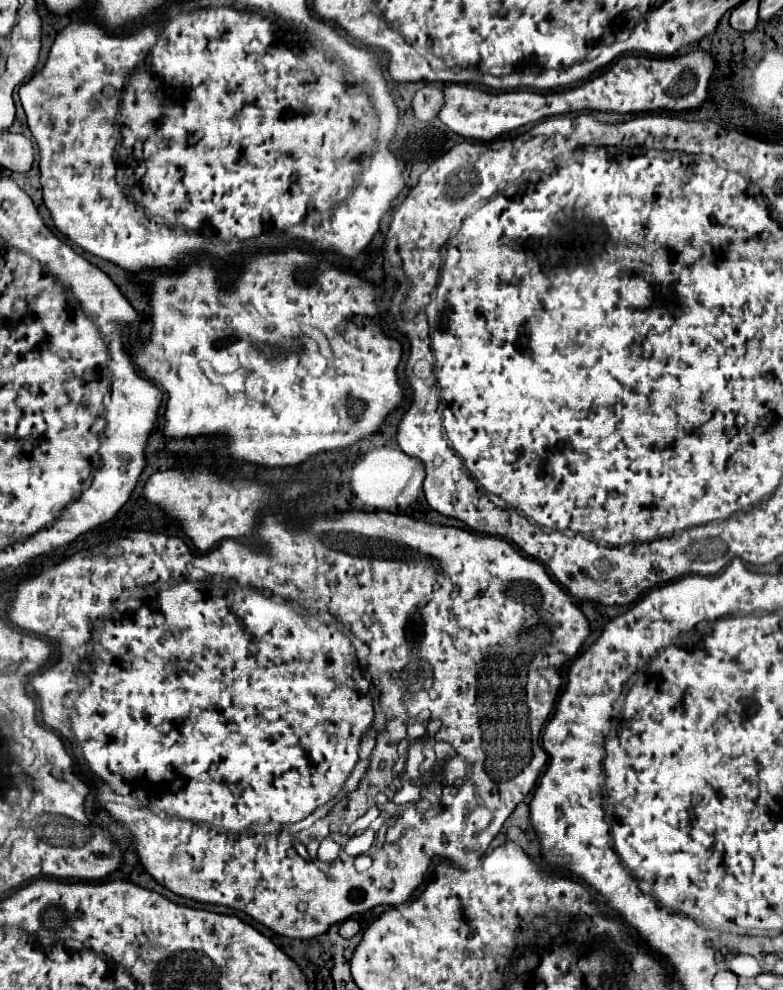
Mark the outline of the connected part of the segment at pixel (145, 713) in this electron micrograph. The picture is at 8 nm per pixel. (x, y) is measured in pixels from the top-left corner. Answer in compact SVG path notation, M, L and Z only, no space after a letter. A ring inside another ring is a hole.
M348 510L348 512L334 512L334 514L328 514L328 516L314 516L314 518L312 518L312 520L310 520L310 522L308 522L308 524L304 524L304 526L302 526L302 528L294 528L294 526L290 526L290 524L288 524L288 520L290 520L290 518L292 518L292 516L290 516L290 514L289 514L289 513L287 513L287 514L280 514L280 513L278 513L278 514L274 514L274 513L270 513L270 514L266 514L266 515L263 515L263 516L262 516L262 518L261 518L261 521L260 521L260 523L259 523L259 527L258 527L258 544L256 544L256 546L254 546L254 545L252 545L252 543L251 543L251 542L249 542L249 544L248 544L248 543L244 543L244 542L239 542L239 541L237 541L237 540L233 540L233 539L224 539L224 542L220 542L220 543L219 543L219 544L218 544L218 546L217 546L217 548L214 548L214 550L210 550L210 552L192 552L192 550L190 550L190 548L188 548L188 544L186 544L186 542L184 542L184 540L182 540L182 538L178 538L178 536L164 536L164 534L156 534L156 532L132 532L132 534L130 534L130 536L124 536L124 538L116 538L116 540L108 540L108 542L104 542L104 544L98 544L98 546L92 546L92 548L88 548L88 550L78 550L78 552L74 552L74 554L72 554L72 556L68 556L68 558L64 558L64 560L62 560L62 562L58 562L58 564L54 564L54 566L48 566L48 568L44 568L44 570L42 570L42 572L40 572L40 574L36 574L36 576L30 576L30 578L28 578L28 580L22 580L22 582L20 582L20 584L18 584L18 588L16 588L16 594L14 594L14 598L12 598L12 600L10 600L10 610L8 610L8 618L10 618L10 622L12 622L12 624L14 624L14 626L18 626L18 628L20 628L20 630L26 630L26 632L30 632L30 634L38 634L38 636L42 636L42 638L48 638L48 640L52 640L52 642L56 642L56 644L58 644L58 660L56 660L56 664L54 664L54 666L52 666L52 668L44 668L44 670L42 670L42 672L38 672L38 674L32 674L32 676L30 676L30 678L28 678L28 682L30 682L30 686L32 686L32 688L34 688L34 692L36 692L36 696L38 696L38 700L40 700L40 704L42 704L42 706L40 706L40 710L42 710L42 720L44 720L44 724L46 724L46 726L50 726L50 728L52 728L52 730L55 730L55 731L56 731L56 732L58 732L58 734L60 734L60 735L61 735L61 736L63 736L63 737L64 737L64 738L65 738L65 739L66 739L66 740L68 740L68 741L69 741L69 742L70 742L70 743L72 743L72 745L73 745L73 746L74 746L74 748L78 748L78 751L72 751L72 753L73 753L73 756L81 756L81 759L82 759L82 760L83 760L83 761L84 761L84 762L88 762L88 768L89 768L89 769L90 769L90 772L91 772L91 773L92 773L92 774L93 774L93 775L94 775L94 776L95 776L95 777L96 777L96 779L98 779L98 778L99 778L99 780L101 780L101 781L104 781L104 784L105 784L105 783L106 783L106 784L108 784L108 786L110 786L110 788L111 788L111 791L109 791L109 792L107 792L107 794L106 794L106 793L105 793L105 792L104 792L104 791L103 791L103 789L104 789L104 788L103 788L103 787L99 787L99 791L97 791L97 798L98 798L98 800L99 800L99 801L100 801L100 802L103 802L103 803L107 803L107 802L108 802L108 801L109 801L109 800L110 800L110 799L109 799L109 796L108 796L108 795L109 795L109 794L112 794L112 800L113 800L113 790L114 790L114 792L116 792L116 794L120 794L120 796L130 796L130 798L134 798L134 800L136 800L136 802L138 802L138 804L136 804L136 808L130 808L130 806L124 806L124 804L106 804L106 806L102 806L102 808L104 808L104 810L106 810L106 812L108 812L108 814L110 814L110 816L112 816L112 818L114 818L114 820L116 820L116 822L118 822L118 824L120 824L120 826L124 826L124 828L126 828L126 830L128 830L128 832L130 832L130 836L132 836L132 844L134 844L134 850L136 850L136 854L138 854L138 858L140 858L140 864L142 864L142 866L144 866L144 868L146 868L146 872L148 872L148 874L150 874L150 876L152 876L152 878L154 878L154 880L156 880L156 882L158 882L158 884L162 884L162 886L166 886L166 888L168 888L168 890L172 890L172 892L174 892L174 894L178 894L178 896L184 896L184 898L190 898L190 900L196 900L196 902L210 902L210 904L222 904L222 906L228 906L228 908L234 908L234 910L242 910L242 912L246 912L246 914L248 914L248 916L252 916L252 918L254 918L254 920L258 920L258 922L262 922L262 924L264 924L264 926L268 926L268 928L270 928L270 930L274 930L274 932L276 932L276 934L280 934L280 936L286 936L286 938L300 938L300 940L308 940L308 938L314 938L314 936L320 936L320 934L324 934L324 932L326 932L326 930L328 930L328 928L330 928L330 926L332 926L332 924L336 924L336 922L342 922L342 920L346 920L346 918L350 918L350 916L352 916L352 914L360 914L360 912L366 912L366 910L370 910L370 908L374 908L374 906L398 906L398 904L402 904L402 902L406 902L406 900L410 900L410 896L412 896L412 894L414 894L414 890L416 890L416 888L418 888L418 886L420 886L420 884L422 884L422 880L424 880L424 876L426 876L426 874L427 874L427 870L428 870L428 866L430 866L430 864L432 864L432 860L434 860L434 858L444 858L444 860L452 860L452 864L454 864L454 866L456 866L456 868L462 868L462 870L468 870L468 868L476 868L476 864L478 864L478 860L480 860L480 858L482 858L482 854L484 854L484 852L486 852L486 850L488 850L488 846L490 846L490 842L492 842L492 840L494 840L494 836L496 836L496 834L498 834L498 832L500 832L500 828L502 828L502 824L504 824L504 822L506 822L506 820L508 820L508 816L510 816L510 814L512 814L512 812L514 812L514 808L516 808L516 804L518 804L518 802L522 802L522 798L524 798L524 796L526 796L526 794L528 794L528 792L530 792L530 790L532 790L532 788L534 788L534 784L536 784L536 778L538 778L538 776L540 776L540 772L542 772L542 768L544 768L544 764L546 764L546 752L544 752L544 748L542 748L542 746L540 746L540 732L542 732L542 724L544 724L544 722L546 722L546 718L548 718L548 714L550 714L550 710L552 710L552 706L554 706L554 700L556 700L556 696L558 696L558 690L560 690L560 684L562 684L562 676L560 676L560 674L562 674L562 666L566 666L566 664L568 664L568 662L570 662L570 660L572 660L572 658L576 658L576 654L578 654L578 650L580 650L580 648L582 648L582 644L584 644L584 640L586 640L586 636L588 636L588 634L590 634L590 626L588 626L588 620L586 620L586 618L584 618L584 614L582 614L582 612L580 612L580 610L578 610L578 608L576 608L576 606L574 606L574 604L572 604L572 600L570 600L570 596L568 596L568 594L566 594L566 592L564 592L564 590L562 590L562 588L560 588L560 586L558 586L558 584L556 584L556 582L554 582L554 580L552 580L552 578L550 578L550 576L548 576L548 572L546 572L546 568L544 568L544 566L542 566L542 564L540 564L540 562L536 562L536 560L530 560L530 558L524 558L524 556L522 556L522 554L518 554L518 552L516 552L516 550L514 550L514 548L512 548L512 546L510 546L510 544L508 544L508 542L506 542L506 540L502 540L502 538L496 538L496 536L484 536L484 534L478 534L478 532L470 532L470 530L464 530L464 528L458 528L458 526L440 526L440 524L428 524L428 522L420 522L420 520L416 520L416 518L410 518L410 516L404 516L404 514L392 514L392 512L362 512L362 510ZM324 528L344 528L344 532L340 532L340 534L336 534L336 532L324 532ZM360 528L380 528L380 558L372 558L372 552L354 552L354 548L370 548L370 540L368 540L368 538L364 538L364 532L360 532ZM294 600L298 600L298 602L304 602L304 604L306 604L306 608L312 608L312 612L322 612L322 614L316 614L316 616L310 616L310 614L306 614L306 612L304 612L304 608L302 608L302 606L300 606L300 604L298 604L298 602L294 602ZM324 612L330 612L330 614L334 614L334 616L336 616L336 618L338 618L338 620L340 620L340 622L342 622L342 624L344 624L344 626L348 626L348 628L350 628L350 630L352 630L352 634L356 634L356 636L358 636L358 638L360 638L360 640L364 640L364 642L368 642L368 646L370 646L370 656L368 656L368 666L366 666L366 674L370 674L370 680L372 680L372 682L374 682L374 686L376 686L376 682L378 682L378 690L380 690L380 704L382 704L382 708L384 708L384 712L386 712L386 716L388 716L388 722L386 722L386 719L385 719L385 715L384 715L384 714L383 714L383 712L382 712L382 710L381 710L381 707L380 707L380 705L379 705L379 704L378 704L378 703L375 703L375 704L374 704L374 698L376 698L376 696L374 696L374 688L372 688L372 682L370 682L370 680L368 680L368 678L366 678L366 676L364 676L364 674L362 674L362 670L360 670L360 668L358 668L358 658L356 658L356 648L354 648L354 646L352 646L352 642L350 642L350 638L348 638L348 634L346 634L346 632L344 632L344 626L338 626L338 624L332 624L332 626L330 626L330 624L324 624ZM482 662L484 662L484 664L486 664L486 666L490 666L490 668L484 668L484 670L482 670L482 672L480 672L480 706L478 706L478 704L476 704L476 676L478 676L478 670L480 670L480 666L482 666ZM392 698L394 698L394 700L396 700L396 698L398 698L398 700L402 700L402 702L400 702L400 708L392 708ZM424 710L429 710L429 711L430 711L430 714L431 714L431 718L434 718L434 719L436 719L436 720L439 720L439 721L440 721L440 722L441 722L441 730L442 730L442 740L446 740L446 742L448 742L448 744L452 744L452 748L454 748L454 750L456 750L456 752L458 752L458 754L462 754L462 756L454 756L454 757L453 757L453 758L451 758L451 759L450 759L450 760L449 760L449 761L448 761L448 762L447 762L447 763L446 763L446 766L447 766L447 767L446 767L446 770L445 770L445 773L448 773L448 775L447 775L447 776L446 776L446 777L450 777L450 775L451 775L451 777L458 777L458 778L457 778L457 779L456 779L456 781L454 781L454 782L449 782L449 781L448 781L448 780L446 780L446 781L447 781L447 786L450 786L450 787L454 787L454 788L455 788L455 789L456 789L456 796L454 796L454 804L450 804L450 807L447 807L447 806L444 806L444 805L442 805L442 803L441 803L441 801L439 801L439 802L438 802L438 805L437 805L437 806L431 806L431 808L429 808L429 809L427 809L427 810L424 810L424 813L422 813L422 820L418 820L418 822L404 822L404 818L402 818L402 820L398 820L398 822L396 822L396 824L394 824L394 826L392 826L392 840L396 840L396 844L388 844L388 846L384 846L384 842L383 842L383 843L382 843L382 844L380 844L380 843L378 843L378 841L375 841L375 842L374 842L374 843L373 843L373 844L372 844L372 848L370 848L370 852L367 852L367 855L368 855L368 856L369 856L369 857L370 857L370 861L368 861L368 862L369 862L369 863L367 863L367 861L366 861L366 864L368 864L368 865L366 865L366 866L367 866L367 867L366 867L366 869L365 869L365 867L364 867L364 869L357 869L357 868L360 868L360 867L359 867L359 866L365 866L365 861L364 861L364 857L365 857L365 856L366 856L366 854L361 854L361 855L359 855L359 856L356 856L356 857L352 857L352 856L348 856L348 854L346 854L346 852L342 852L342 854L340 854L340 856L338 856L338 860L339 860L339 868L336 868L336 860L334 860L334 862L330 862L330 863L328 863L328 862L324 862L324 861L320 861L320 860L319 860L319 859L318 859L318 856L316 856L316 850L318 850L318 847L319 847L319 846L318 846L318 845L317 845L317 844L320 844L320 822L316 822L316 820L318 820L318 819L321 819L321 818L323 818L323 817L325 817L325 816L326 816L326 815L327 815L327 814L328 814L328 813L329 813L329 811L330 811L330 810L331 810L331 809L332 809L332 806L333 806L333 805L334 805L334 804L335 804L335 803L337 803L337 802L338 802L338 801L340 801L340 799L342 799L342 798L343 798L343 795L346 795L346 794L347 794L347 792L348 792L348 793L350 793L350 792L352 792L352 791L354 791L354 790L356 790L356 789L357 789L357 787L358 787L358 784L359 784L359 782L360 782L360 780L361 780L361 779L362 779L362 778L363 778L363 777L364 777L364 775L365 775L365 773L366 773L366 770L367 770L367 768L368 768L368 767L369 767L369 765L370 765L370 768L368 768L368 774L366 774L366 778L364 778L364 780L362 780L362 782L360 782L360 788L358 788L358 792L354 792L354 794L348 794L348 798L346 798L346 800L344 800L344 802L340 802L340 804L342 804L342 806L348 806L348 804L350 804L350 802L352 802L352 800L354 800L354 802L356 802L356 800L358 800L358 802L360 802L360 804L368 804L368 800L370 800L370 790L368 790L368 788L374 788L374 786L380 786L380 788L382 788L382 772L392 772L392 768L394 768L394 764L396 764L396 762L398 762L398 758L400 758L400 756L398 756L398 744L400 744L400 742L402 742L402 740L406 740L406 728L408 728L408 726L410 726L410 724L414 724L414 722L418 722L418 714L420 714L420 713L421 713L421 712L422 712L422 711L424 711ZM152 808L158 808L158 812L160 812L160 816L168 816L168 818L170 818L170 820L162 820L162 818L158 818L158 816L156 816L156 814L154 814L154 812L152 812ZM286 824L292 824L292 825L291 825L291 826L289 826L289 827L288 827L288 831L289 831L289 832L290 832L290 833L292 833L292 834L295 834L295 833L297 833L297 834L296 834L296 836L292 836L292 834L288 834L288 832L286 832L286 830L282 830L282 832L278 832L278 833L276 833L276 834L256 834L256 836L250 836L250 834L244 834L244 832L252 832L252 828L256 828L256 832L264 832L264 830L268 830L268 828L274 828L274 830L280 830L280 828L282 828L282 826L286 826ZM448 828L452 828L452 832L458 832L458 834L456 834L456 836L454 836L454 838L448 838L448 840L432 840L432 838L434 838L434 836L436 836L436 832L448 832Z

